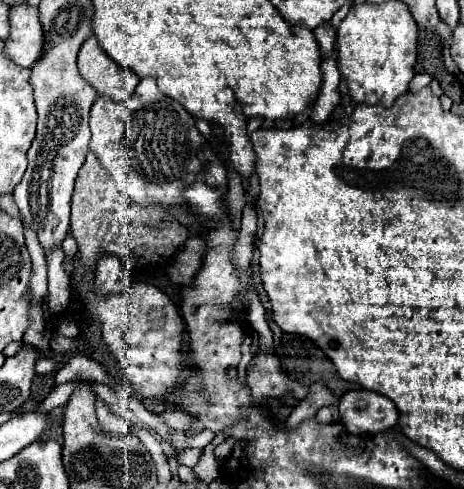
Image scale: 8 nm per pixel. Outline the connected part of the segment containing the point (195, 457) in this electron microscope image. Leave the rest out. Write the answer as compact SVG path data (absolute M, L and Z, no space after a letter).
M185 449L185 451L177 451L175 457L177 457L179 463L183 463L183 465L187 465L187 467L193 469L193 467L199 463L201 453L203 453L201 449Z

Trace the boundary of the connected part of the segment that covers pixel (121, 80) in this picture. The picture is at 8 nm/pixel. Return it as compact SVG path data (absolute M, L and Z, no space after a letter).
M89 37L79 49L77 67L99 95L107 95L115 101L125 101L131 93L135 93L141 81L131 69L119 67L119 63L101 49L95 37Z

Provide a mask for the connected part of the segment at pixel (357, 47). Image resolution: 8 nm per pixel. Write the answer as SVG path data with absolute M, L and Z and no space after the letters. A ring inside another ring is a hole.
M401 1L387 3L361 3L353 5L337 29L337 69L341 79L347 81L347 95L351 103L391 107L399 95L407 91L413 79L413 63L417 59L417 25L407 5Z

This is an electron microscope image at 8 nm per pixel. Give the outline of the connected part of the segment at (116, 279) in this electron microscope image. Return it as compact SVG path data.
M101 253L97 257L95 283L97 283L97 289L103 291L105 295L121 293L132 285L133 280L133 273L123 267L117 255Z

